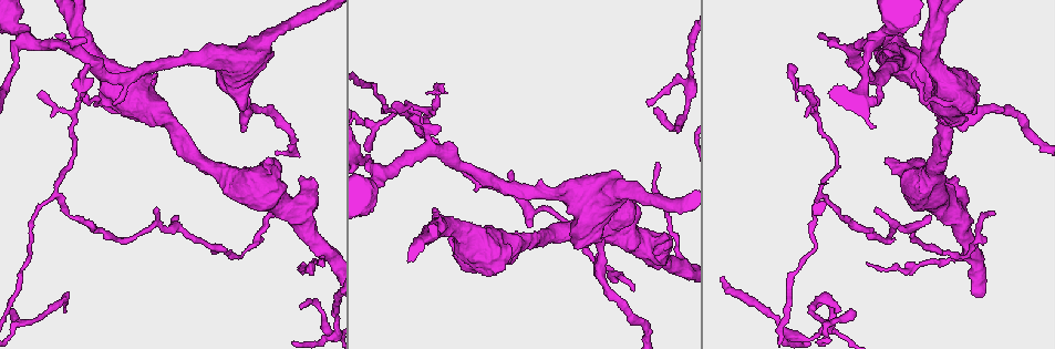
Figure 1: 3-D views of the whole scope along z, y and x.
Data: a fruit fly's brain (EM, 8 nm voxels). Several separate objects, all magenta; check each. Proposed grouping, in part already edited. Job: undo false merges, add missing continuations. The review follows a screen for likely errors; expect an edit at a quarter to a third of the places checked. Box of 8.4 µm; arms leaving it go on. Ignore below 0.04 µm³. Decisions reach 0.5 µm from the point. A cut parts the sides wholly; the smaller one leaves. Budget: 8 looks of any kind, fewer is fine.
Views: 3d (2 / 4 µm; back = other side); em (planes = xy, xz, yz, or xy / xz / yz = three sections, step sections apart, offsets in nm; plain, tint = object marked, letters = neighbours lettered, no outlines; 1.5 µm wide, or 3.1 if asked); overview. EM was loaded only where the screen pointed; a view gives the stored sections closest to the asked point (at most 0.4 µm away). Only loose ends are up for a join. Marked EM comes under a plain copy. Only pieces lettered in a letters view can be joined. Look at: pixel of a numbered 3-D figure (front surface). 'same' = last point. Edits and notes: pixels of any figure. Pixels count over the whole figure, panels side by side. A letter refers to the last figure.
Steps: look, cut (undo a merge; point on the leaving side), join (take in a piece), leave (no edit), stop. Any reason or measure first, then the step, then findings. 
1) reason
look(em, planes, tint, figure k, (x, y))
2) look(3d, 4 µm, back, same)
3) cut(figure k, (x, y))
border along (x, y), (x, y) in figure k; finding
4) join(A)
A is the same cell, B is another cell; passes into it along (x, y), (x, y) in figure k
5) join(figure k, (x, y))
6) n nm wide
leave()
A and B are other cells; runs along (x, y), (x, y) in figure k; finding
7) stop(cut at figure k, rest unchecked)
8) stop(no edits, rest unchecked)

narrows sharply
look(em, planes, tint, figure 1, (247, 106))

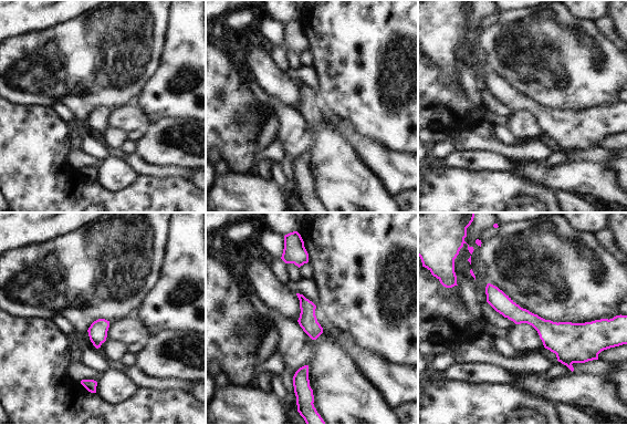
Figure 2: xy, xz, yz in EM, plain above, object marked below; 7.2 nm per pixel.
what lies round it
look(em, planes, letters, same)

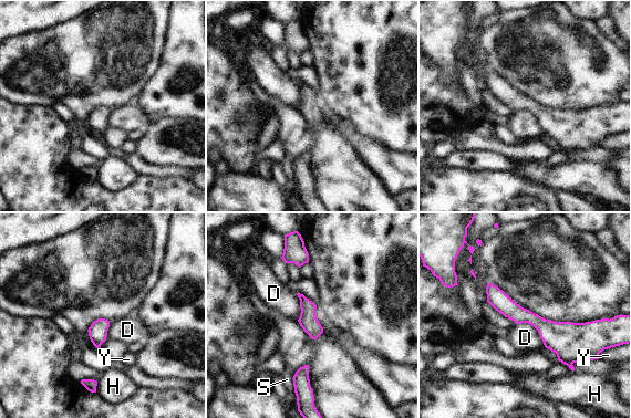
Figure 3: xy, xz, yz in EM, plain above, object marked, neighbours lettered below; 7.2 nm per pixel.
130 nm wide
leave()
D, H, S and Y are other cells; runs along (488, 289), (549, 331), (591, 324) in figure 3; continuous, no second cell

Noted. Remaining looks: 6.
branch stops here
look(3d, 2 µm, back, figure 1, (867, 262))

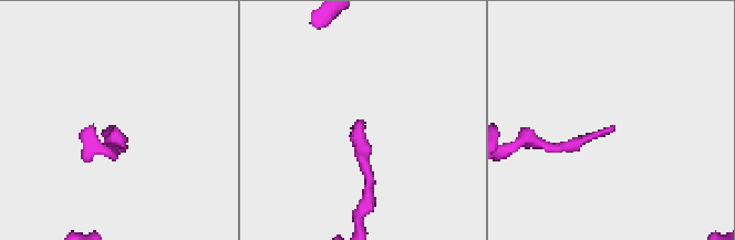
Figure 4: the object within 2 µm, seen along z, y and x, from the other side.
look(em, planes, letters, figure 4, (357, 122))

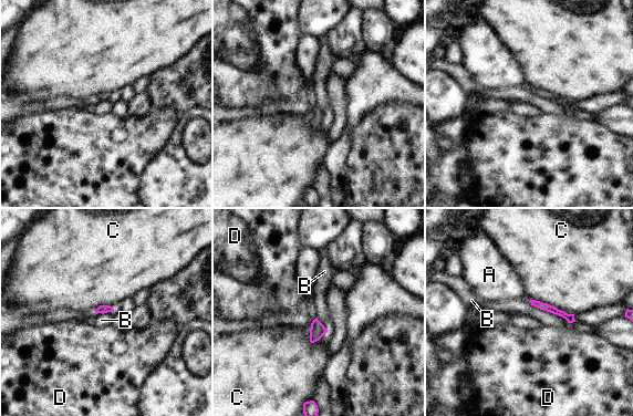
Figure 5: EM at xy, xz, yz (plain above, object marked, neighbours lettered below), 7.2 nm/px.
C touches over 340 nm
leave()
A, B, C and D are other cells; runs along (533, 302), (562, 313), (571, 320) in figure 5; no lettered piece goes on from it

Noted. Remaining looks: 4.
thick end
look(em, xy, step 4, letters, figure 1, (956, 179))

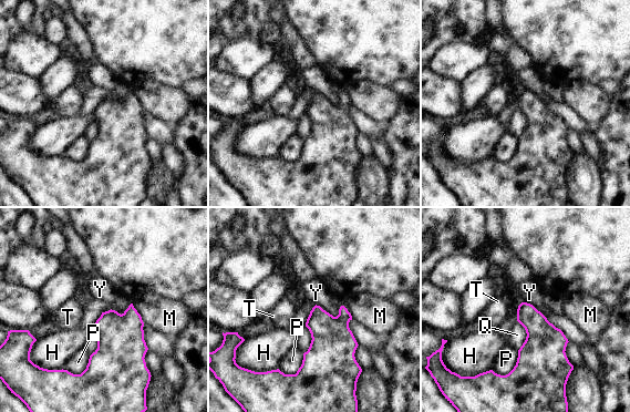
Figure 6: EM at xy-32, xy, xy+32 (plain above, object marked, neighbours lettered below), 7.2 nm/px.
look(em, planes, letters, same)

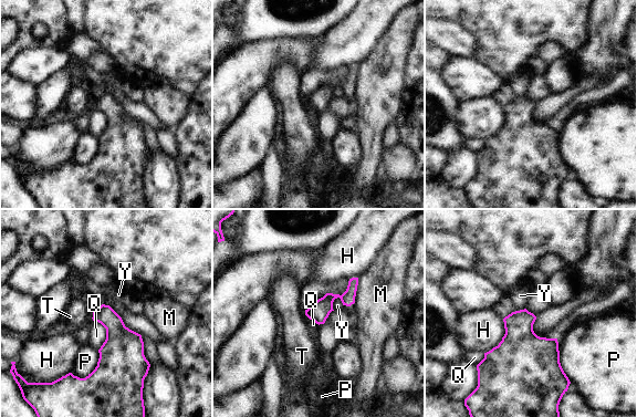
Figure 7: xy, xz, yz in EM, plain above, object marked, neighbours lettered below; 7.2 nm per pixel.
leave()
H, M, P, Q, T and Y are other cells; no lettered piece goes on from it

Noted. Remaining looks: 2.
stop(no edits, rest unchecked)

